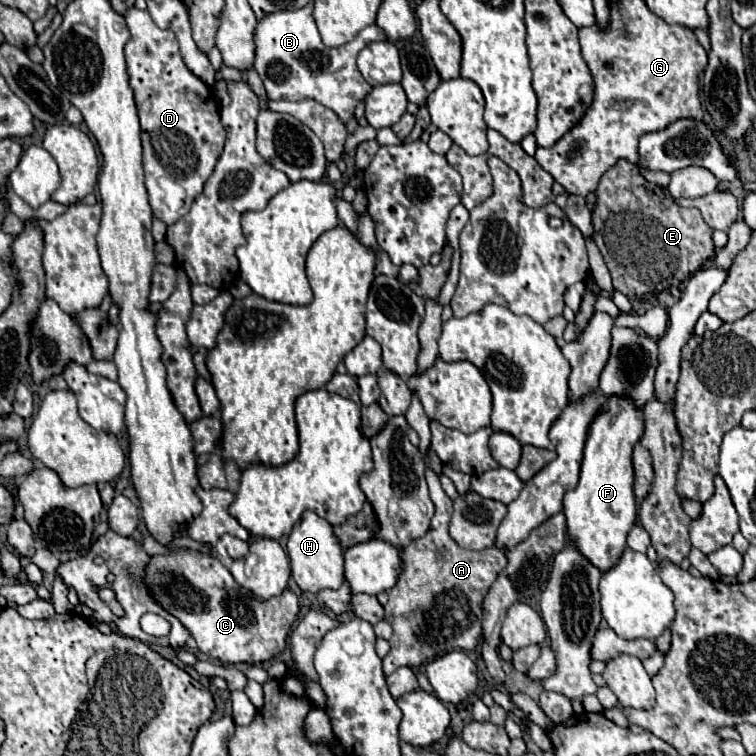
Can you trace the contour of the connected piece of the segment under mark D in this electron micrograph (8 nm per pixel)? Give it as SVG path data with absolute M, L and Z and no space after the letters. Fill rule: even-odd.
M131 8L125 14L131 40L125 46L125 60L129 82L135 92L135 102L141 118L143 140L143 166L145 186L149 192L149 204L153 216L167 226L177 222L189 212L197 194L201 194L207 178L213 174L217 158L225 144L225 128L219 116L219 100L201 78L197 78L183 62L179 42L171 30L161 30L145 10ZM159 178L171 178L187 190L185 206L179 212L171 212L159 198Z

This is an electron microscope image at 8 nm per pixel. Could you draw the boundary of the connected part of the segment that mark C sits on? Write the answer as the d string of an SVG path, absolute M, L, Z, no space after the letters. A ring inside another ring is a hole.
M167 548L165 554L151 556L149 566L145 566L145 586L153 596L153 600L161 604L163 610L173 614L191 632L199 650L203 654L217 658L221 664L241 664L241 662L257 664L257 662L271 660L285 648L291 624L299 614L297 596L289 588L283 590L285 594L273 596L269 600L257 598L253 592L239 586L231 576L231 572L217 558L203 554L199 550Z

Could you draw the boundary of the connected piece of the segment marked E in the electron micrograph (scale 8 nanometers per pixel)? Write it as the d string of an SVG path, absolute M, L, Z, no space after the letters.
M619 160L601 178L597 188L597 208L593 212L593 228L595 244L605 258L615 290L629 298L641 298L645 294L657 294L679 286L681 280L689 278L689 274L697 272L705 260L715 256L713 230L701 218L701 212L697 208L677 206L667 188L647 182L639 174L639 168L627 160Z

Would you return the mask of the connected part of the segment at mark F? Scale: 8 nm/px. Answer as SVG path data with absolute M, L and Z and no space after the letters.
M613 396L607 398L607 406L609 410L601 412L591 424L579 482L563 500L569 544L601 572L611 570L619 562L625 538L637 518L631 452L643 434L643 412L633 402Z

